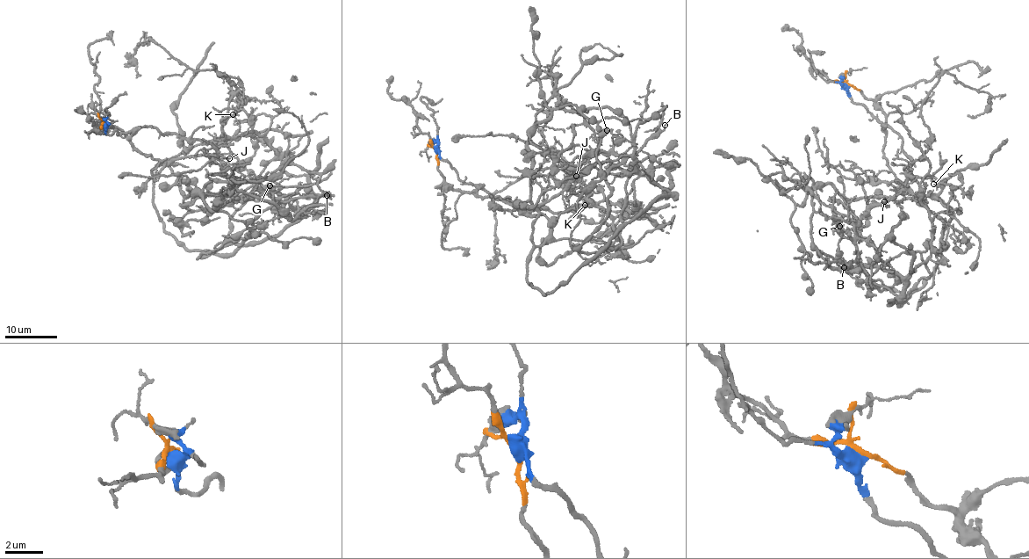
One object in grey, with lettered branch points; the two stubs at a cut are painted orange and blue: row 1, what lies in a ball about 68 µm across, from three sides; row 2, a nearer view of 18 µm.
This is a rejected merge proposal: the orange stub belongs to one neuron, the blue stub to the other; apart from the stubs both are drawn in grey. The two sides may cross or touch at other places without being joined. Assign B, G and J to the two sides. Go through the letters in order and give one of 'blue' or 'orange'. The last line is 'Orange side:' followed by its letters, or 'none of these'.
B: orange
G: orange
J: orange
Orange side: B, G, J

